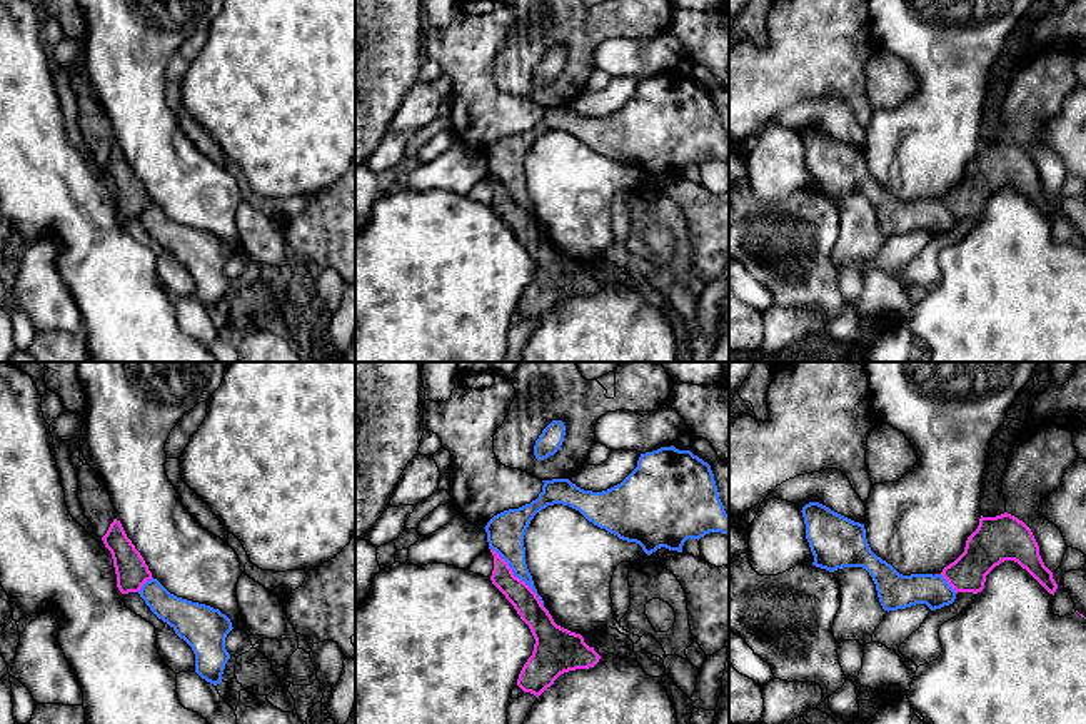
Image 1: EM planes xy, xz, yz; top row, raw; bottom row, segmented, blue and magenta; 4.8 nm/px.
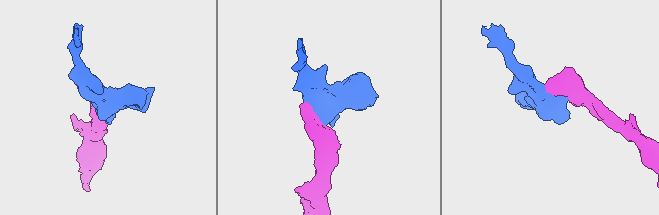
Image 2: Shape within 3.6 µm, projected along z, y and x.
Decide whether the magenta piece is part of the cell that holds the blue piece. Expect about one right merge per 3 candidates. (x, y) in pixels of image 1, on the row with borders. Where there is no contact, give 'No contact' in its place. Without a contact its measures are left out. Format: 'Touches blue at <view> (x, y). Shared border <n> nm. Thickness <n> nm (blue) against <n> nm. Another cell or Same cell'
Touches blue at xz (517, 576). Shared border 400 nm. Thickness 180 nm (blue) against 120 nm. Another cell

